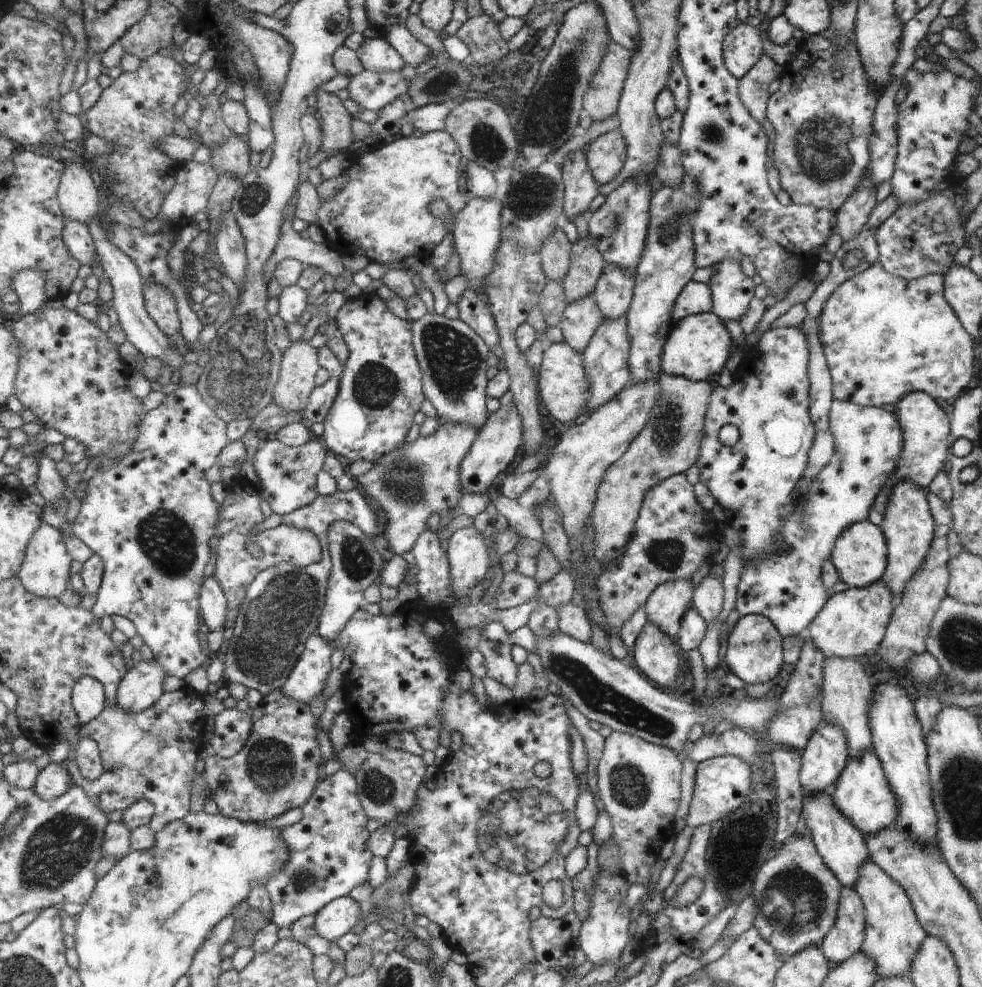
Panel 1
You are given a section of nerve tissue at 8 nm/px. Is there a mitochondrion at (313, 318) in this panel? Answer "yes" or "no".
no

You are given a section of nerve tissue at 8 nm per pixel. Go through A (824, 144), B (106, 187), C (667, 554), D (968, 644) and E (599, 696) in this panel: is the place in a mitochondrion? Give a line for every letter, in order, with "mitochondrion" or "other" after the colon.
A: mitochondrion
B: other
C: mitochondrion
D: mitochondrion
E: mitochondrion

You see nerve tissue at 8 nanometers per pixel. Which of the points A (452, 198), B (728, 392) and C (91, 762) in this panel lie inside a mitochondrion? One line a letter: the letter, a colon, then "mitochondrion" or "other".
A: other
B: other
C: other

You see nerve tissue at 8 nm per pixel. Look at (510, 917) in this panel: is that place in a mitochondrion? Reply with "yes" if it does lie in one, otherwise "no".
no

